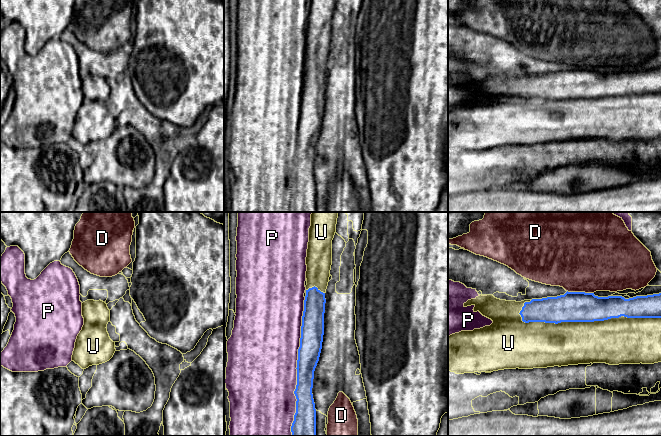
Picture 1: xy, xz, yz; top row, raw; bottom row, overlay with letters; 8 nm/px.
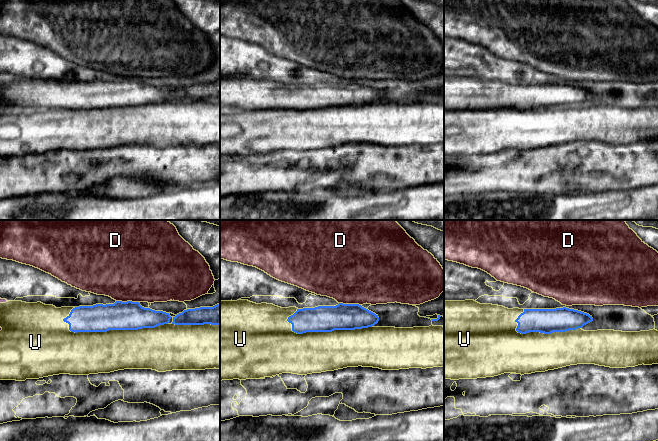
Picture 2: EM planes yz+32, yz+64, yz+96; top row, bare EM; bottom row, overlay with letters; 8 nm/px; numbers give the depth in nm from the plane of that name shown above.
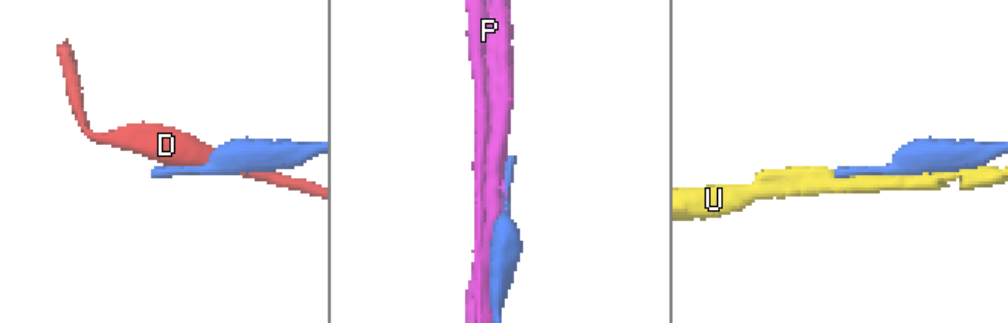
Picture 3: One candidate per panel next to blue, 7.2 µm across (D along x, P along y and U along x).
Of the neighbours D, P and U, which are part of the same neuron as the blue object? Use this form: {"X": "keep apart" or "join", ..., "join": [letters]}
{"D": "keep apart", "P": "keep apart", "U": "keep apart", "join": []}

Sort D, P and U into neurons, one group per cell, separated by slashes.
D / P / U

